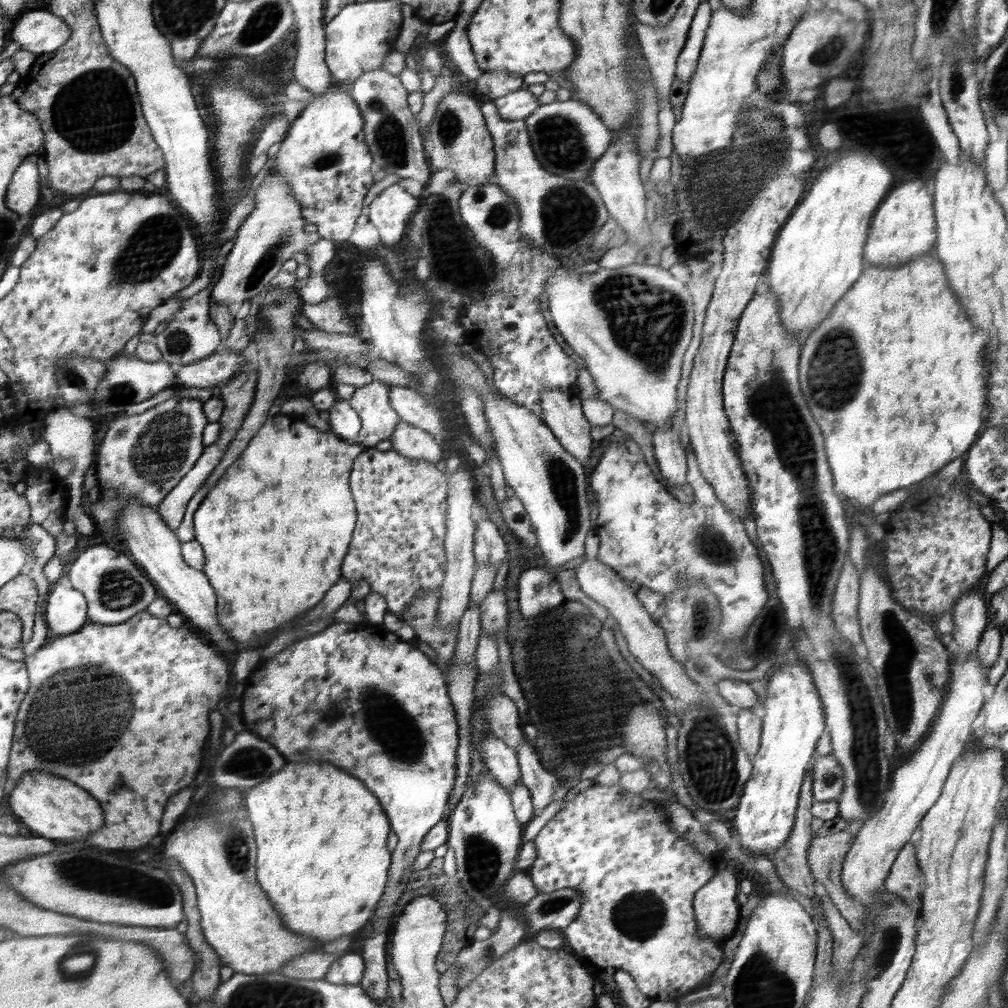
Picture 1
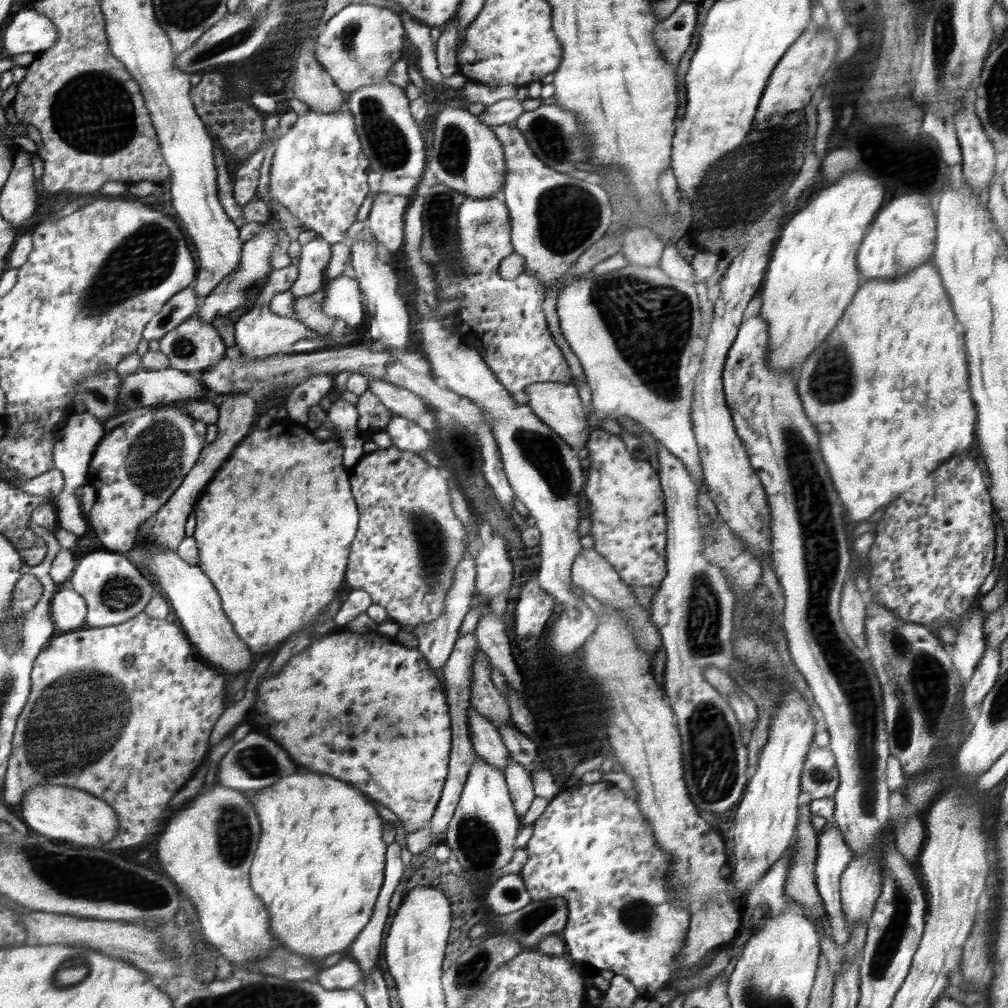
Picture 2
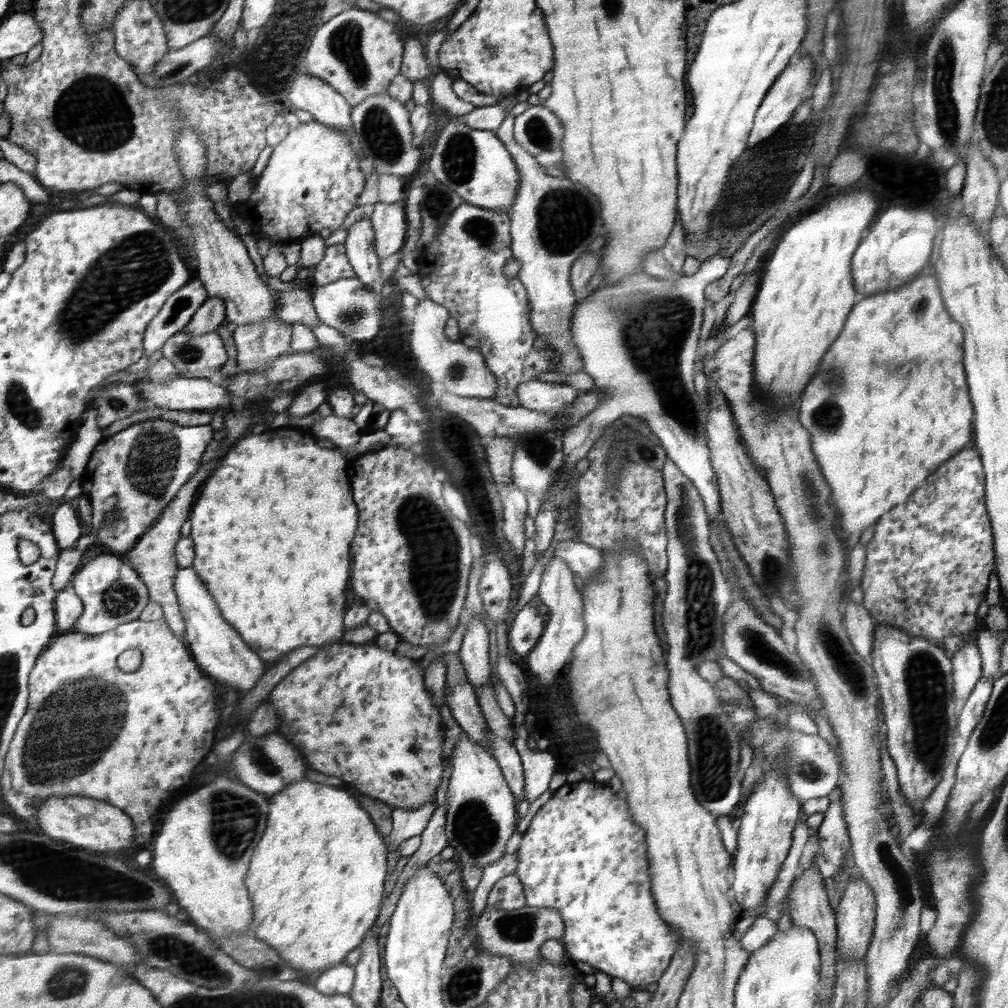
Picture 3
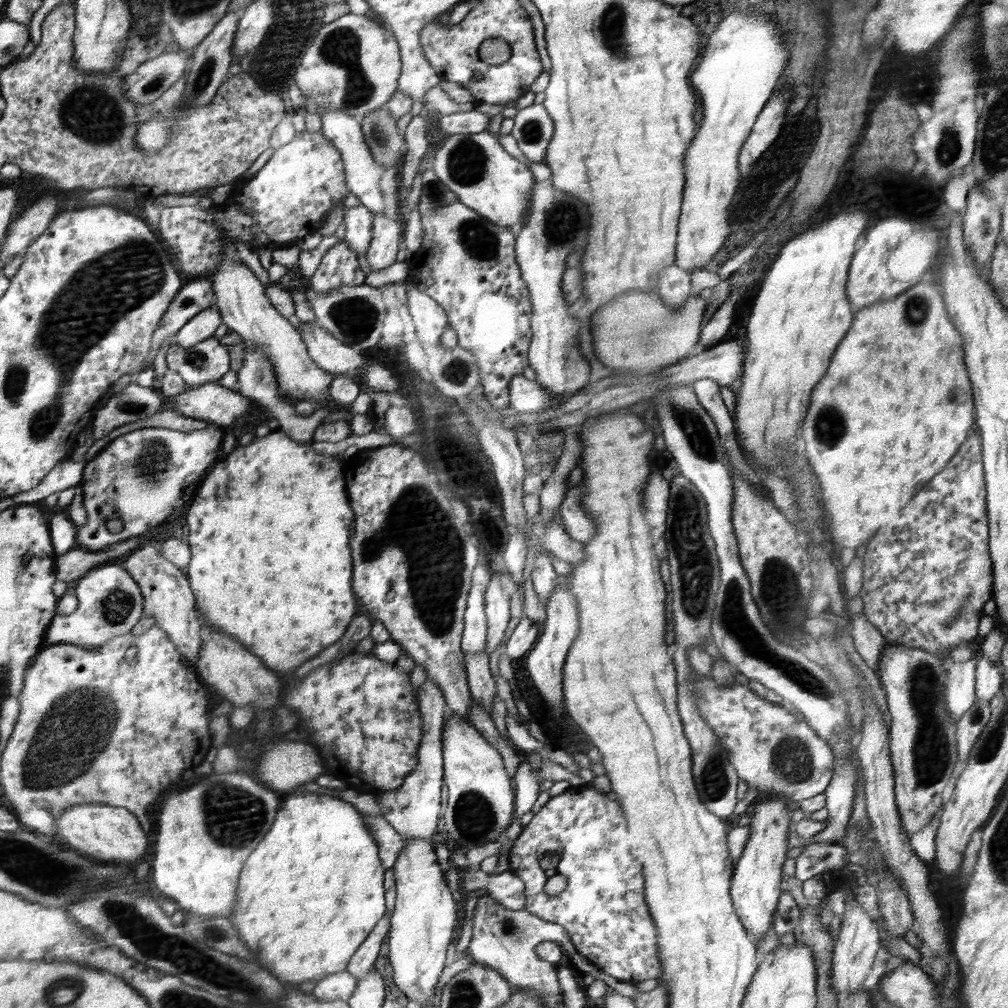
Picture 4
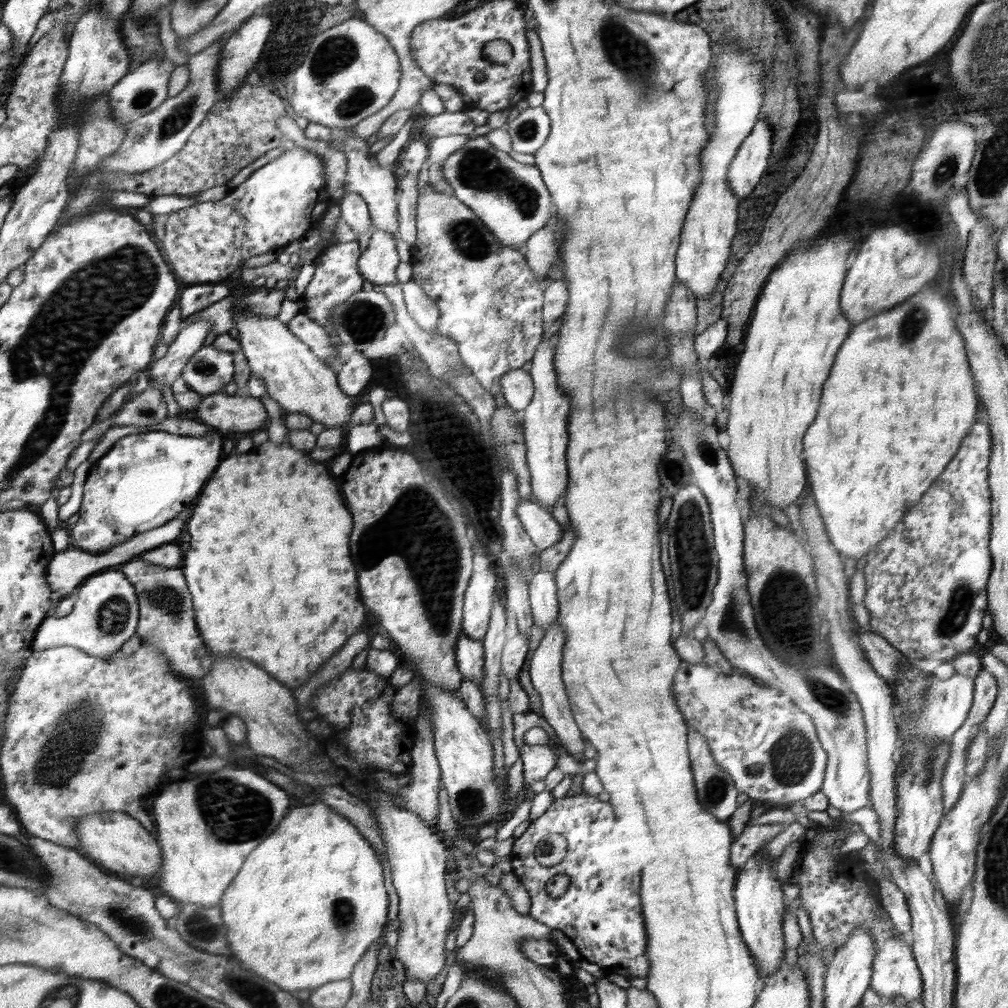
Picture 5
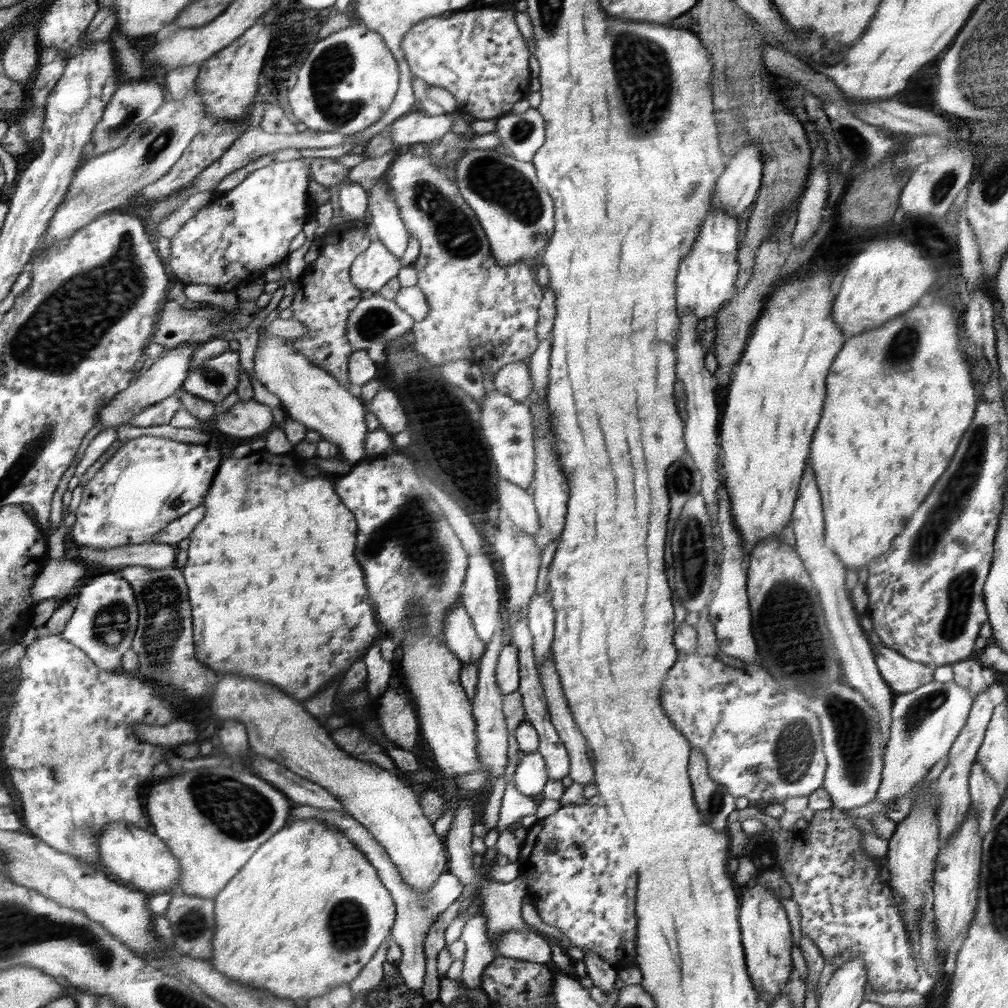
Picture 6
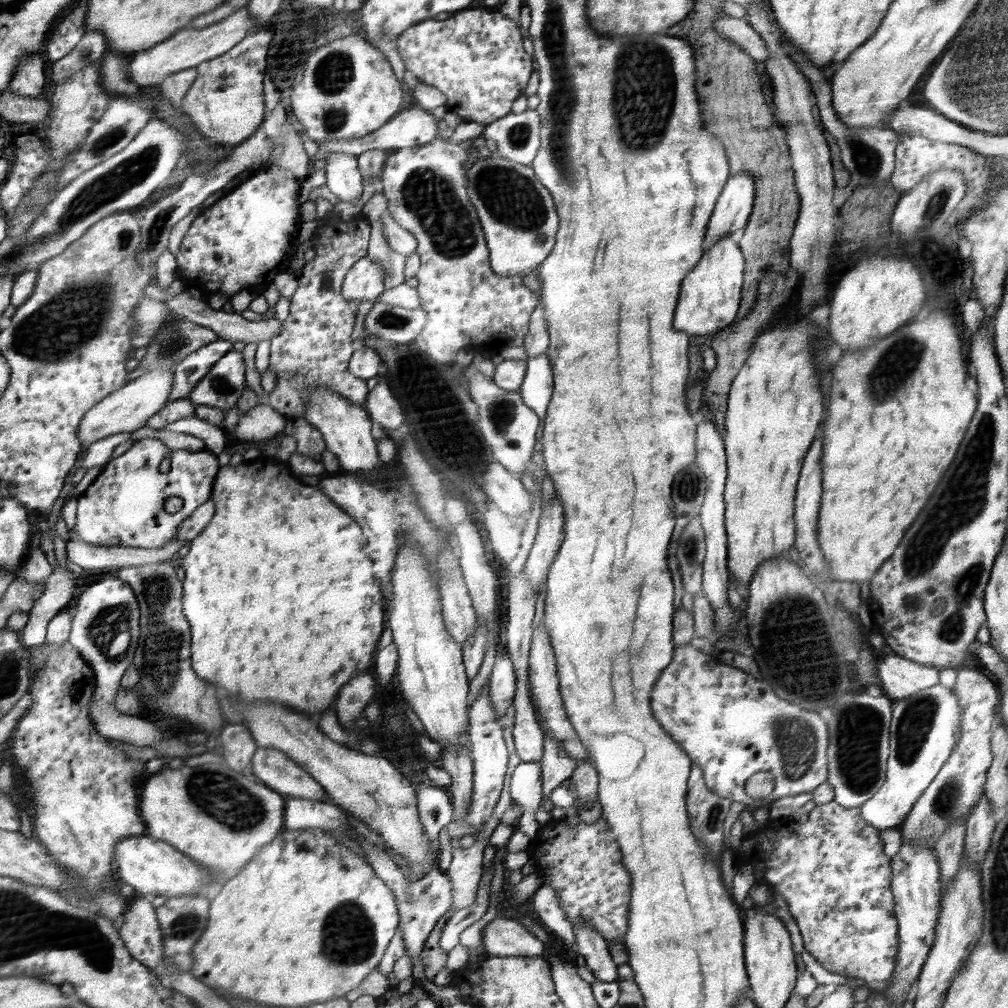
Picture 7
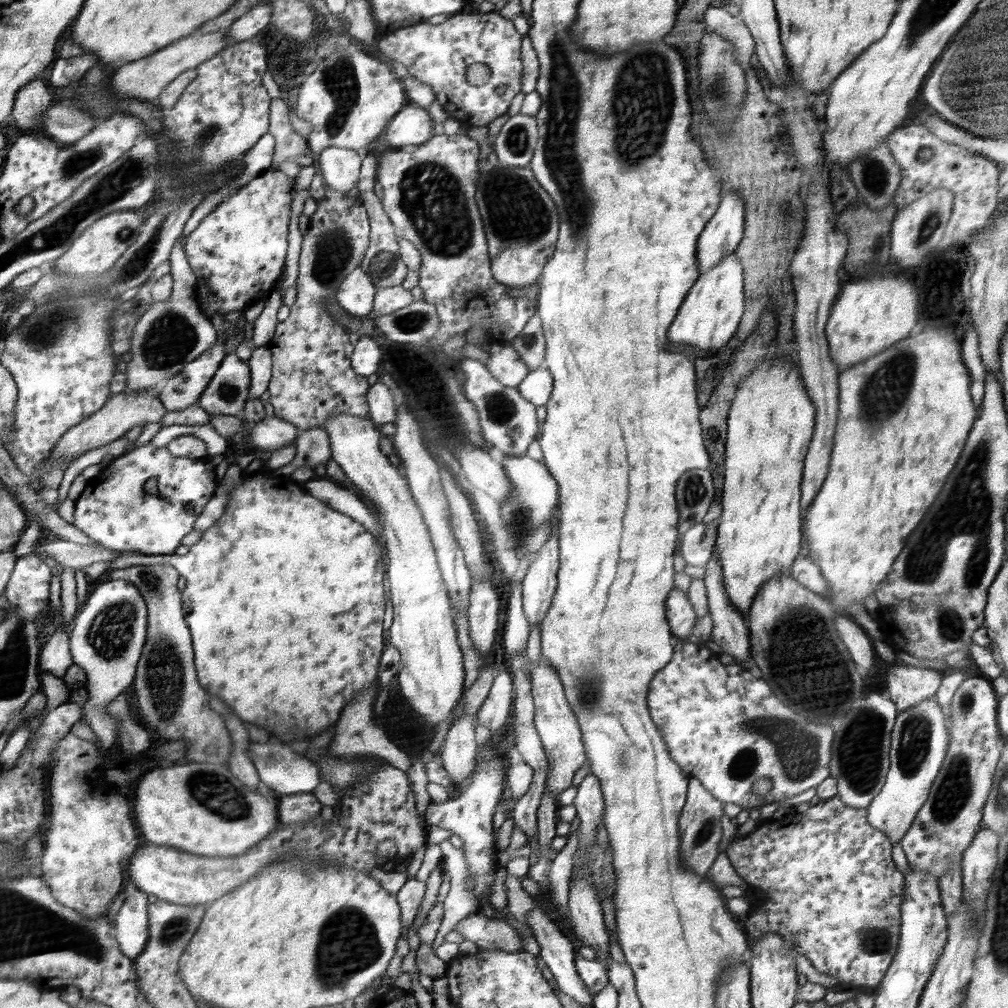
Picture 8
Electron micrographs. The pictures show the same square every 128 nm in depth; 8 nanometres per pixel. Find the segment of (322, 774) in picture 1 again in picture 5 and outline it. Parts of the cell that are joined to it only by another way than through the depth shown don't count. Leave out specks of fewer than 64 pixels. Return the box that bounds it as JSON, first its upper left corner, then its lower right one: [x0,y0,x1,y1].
[222,802,388,990]

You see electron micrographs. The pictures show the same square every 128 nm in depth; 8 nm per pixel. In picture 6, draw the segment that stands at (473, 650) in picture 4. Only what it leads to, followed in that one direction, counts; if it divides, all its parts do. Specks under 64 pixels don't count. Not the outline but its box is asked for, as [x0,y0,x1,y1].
[461,553,501,645]

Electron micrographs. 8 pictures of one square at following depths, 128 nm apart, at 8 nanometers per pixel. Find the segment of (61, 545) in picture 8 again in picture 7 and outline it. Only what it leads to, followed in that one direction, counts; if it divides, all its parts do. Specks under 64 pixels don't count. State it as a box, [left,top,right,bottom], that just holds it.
[67,538,190,570]

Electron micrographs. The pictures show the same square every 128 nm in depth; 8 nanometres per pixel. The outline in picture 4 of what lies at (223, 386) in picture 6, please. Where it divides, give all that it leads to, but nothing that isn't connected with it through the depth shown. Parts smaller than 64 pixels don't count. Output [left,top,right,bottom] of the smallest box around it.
[167,336,233,387]

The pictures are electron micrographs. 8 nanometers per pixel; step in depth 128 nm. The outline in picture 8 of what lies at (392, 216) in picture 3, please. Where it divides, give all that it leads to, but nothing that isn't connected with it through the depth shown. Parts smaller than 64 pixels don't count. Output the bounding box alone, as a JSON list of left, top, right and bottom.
[336,266,377,316]

